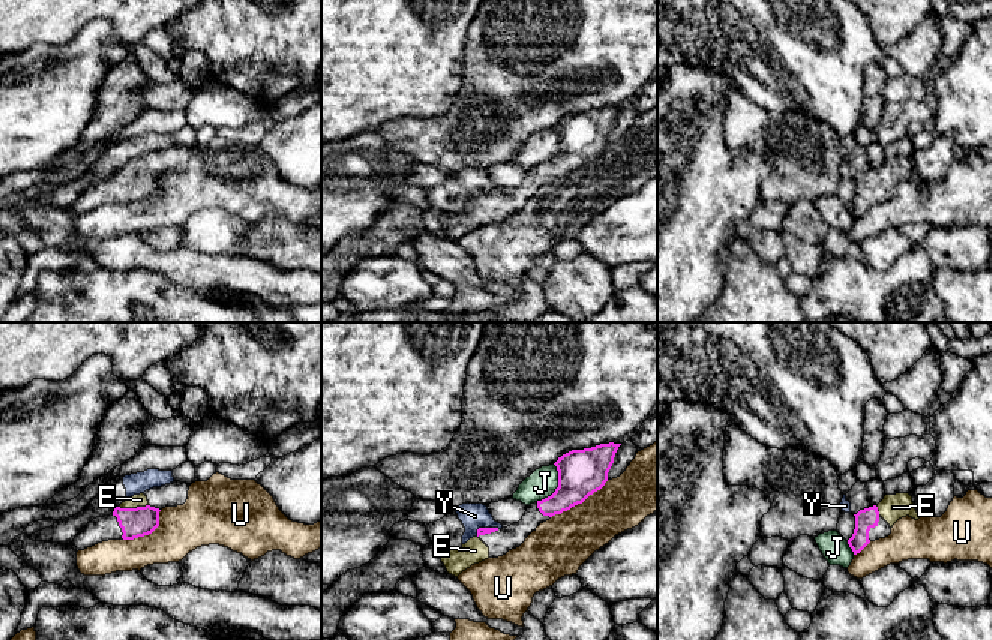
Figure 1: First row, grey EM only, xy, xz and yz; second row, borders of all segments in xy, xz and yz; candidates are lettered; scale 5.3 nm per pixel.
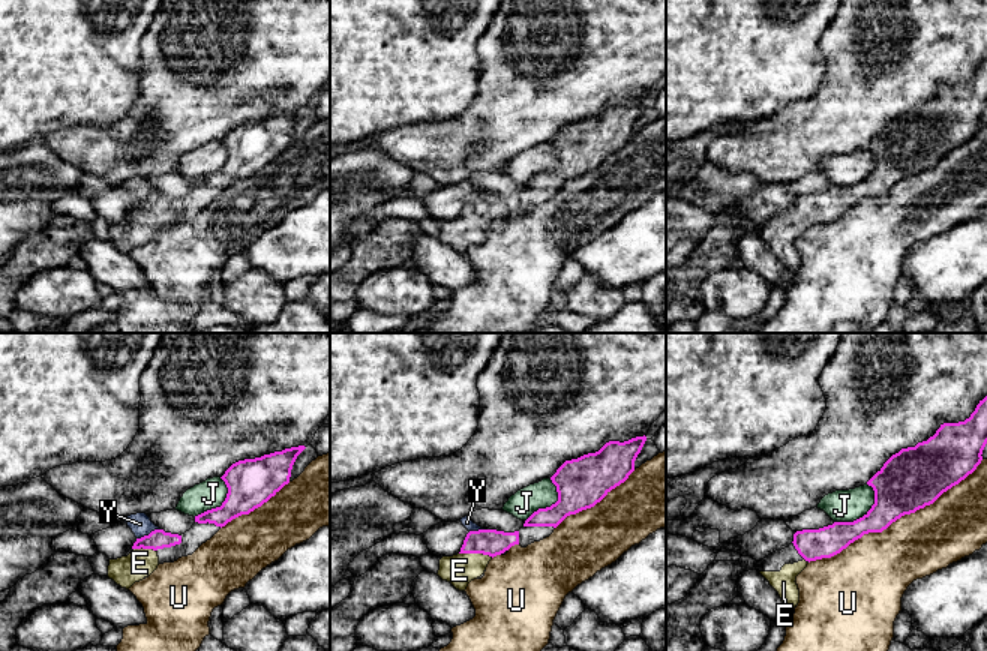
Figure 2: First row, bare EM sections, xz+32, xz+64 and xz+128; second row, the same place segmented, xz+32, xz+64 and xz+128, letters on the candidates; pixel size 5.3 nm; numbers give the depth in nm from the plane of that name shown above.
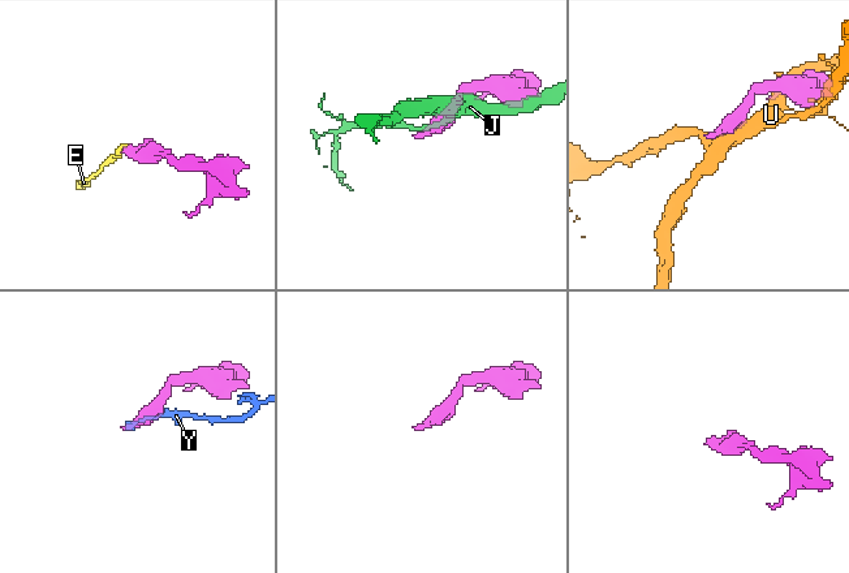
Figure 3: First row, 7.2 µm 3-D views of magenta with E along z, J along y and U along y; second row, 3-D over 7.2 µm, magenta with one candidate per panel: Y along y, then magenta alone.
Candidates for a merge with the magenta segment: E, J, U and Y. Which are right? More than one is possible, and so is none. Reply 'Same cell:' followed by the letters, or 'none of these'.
Same cell: E

